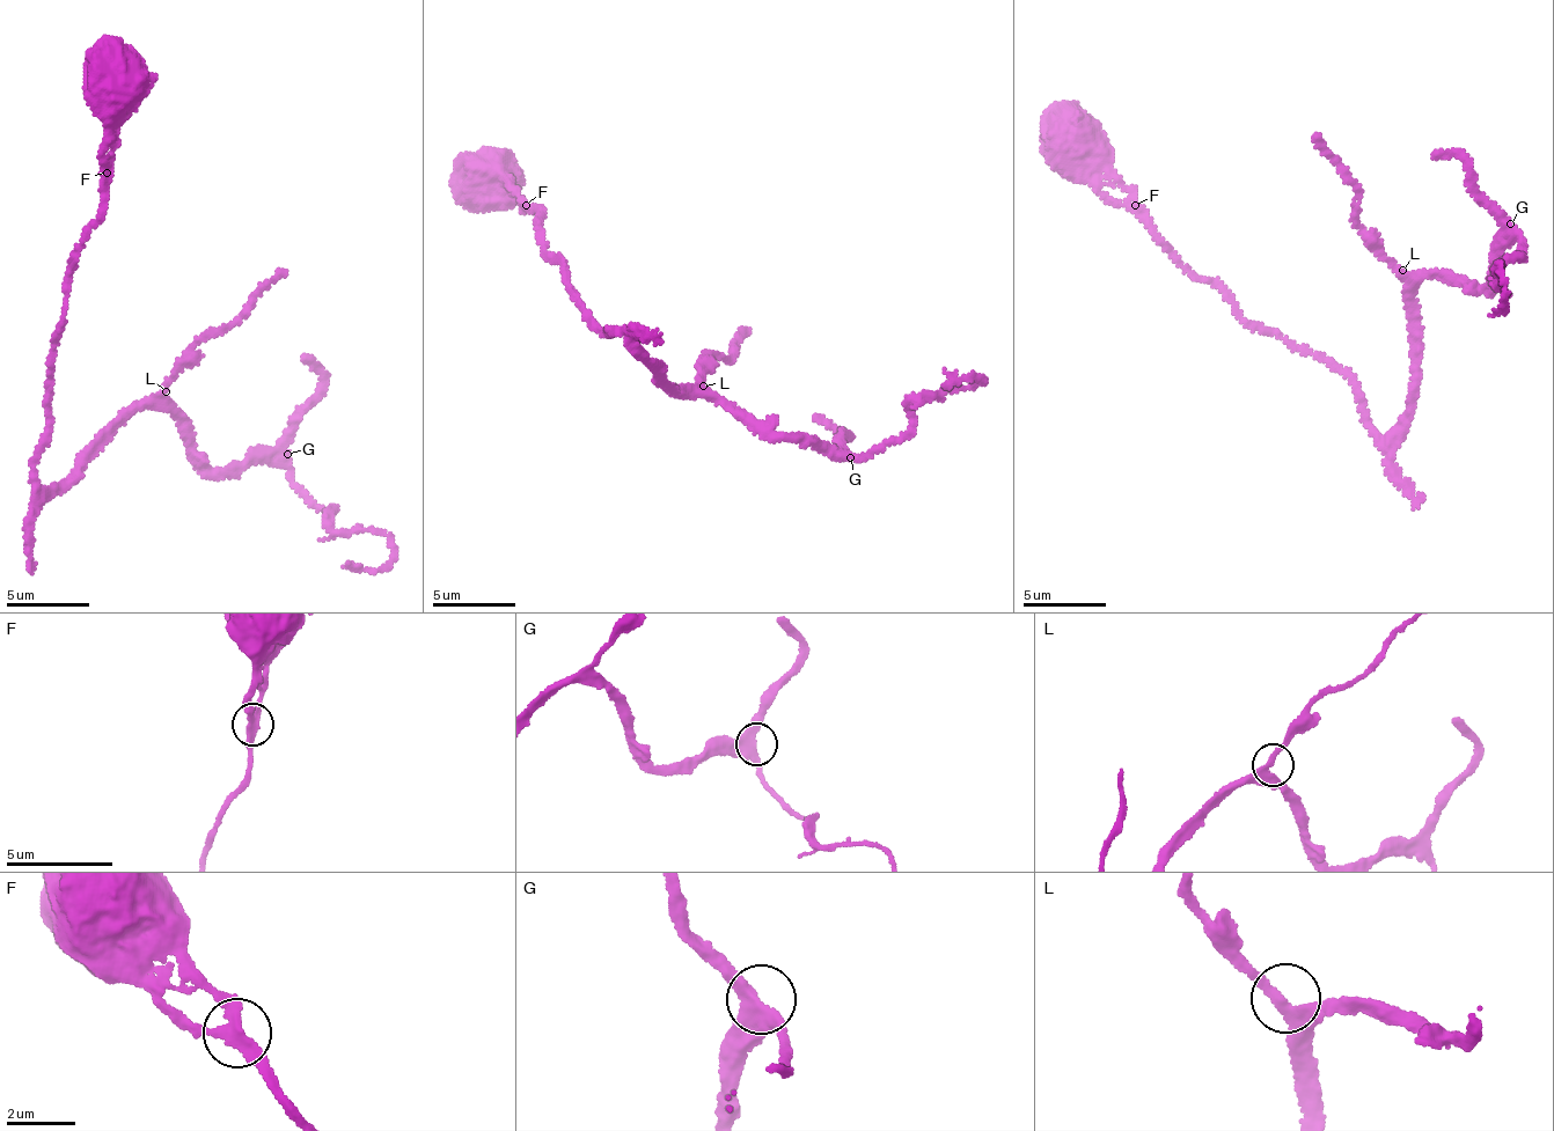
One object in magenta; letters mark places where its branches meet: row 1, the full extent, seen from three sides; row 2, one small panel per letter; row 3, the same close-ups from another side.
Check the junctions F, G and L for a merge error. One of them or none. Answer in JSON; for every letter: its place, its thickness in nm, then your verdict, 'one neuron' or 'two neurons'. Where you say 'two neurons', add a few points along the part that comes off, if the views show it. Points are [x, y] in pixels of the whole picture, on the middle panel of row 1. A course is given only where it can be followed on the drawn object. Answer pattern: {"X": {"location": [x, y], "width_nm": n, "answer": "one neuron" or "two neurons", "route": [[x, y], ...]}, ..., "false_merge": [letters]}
{"F": {"location": [526, 205], "width_nm": 260, "answer": "one neuron"}, "G": {"location": [850, 457], "width_nm": 360, "answer": "one neuron"}, "L": {"location": [703, 386], "width_nm": 280, "answer": "one neuron"}, "false_merge": []}

